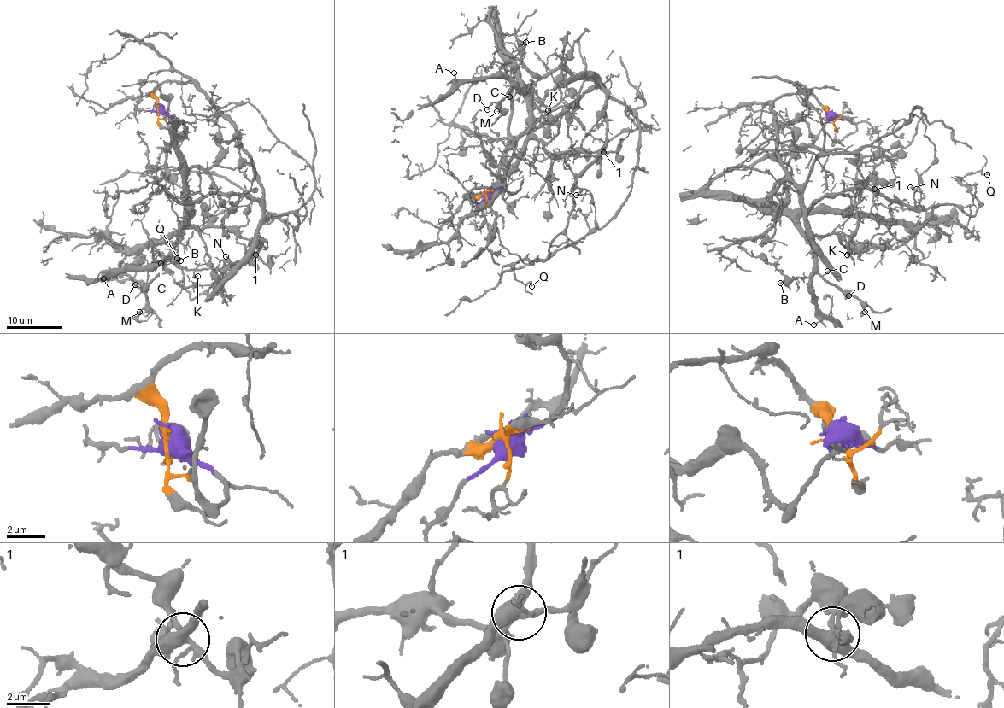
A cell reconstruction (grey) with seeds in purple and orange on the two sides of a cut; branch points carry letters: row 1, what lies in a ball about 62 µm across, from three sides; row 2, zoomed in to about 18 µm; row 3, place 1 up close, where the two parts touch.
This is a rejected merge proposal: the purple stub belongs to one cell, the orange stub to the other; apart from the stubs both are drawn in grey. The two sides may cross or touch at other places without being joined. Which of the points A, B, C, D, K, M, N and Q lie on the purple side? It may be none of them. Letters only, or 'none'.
A, B, C, D, M

